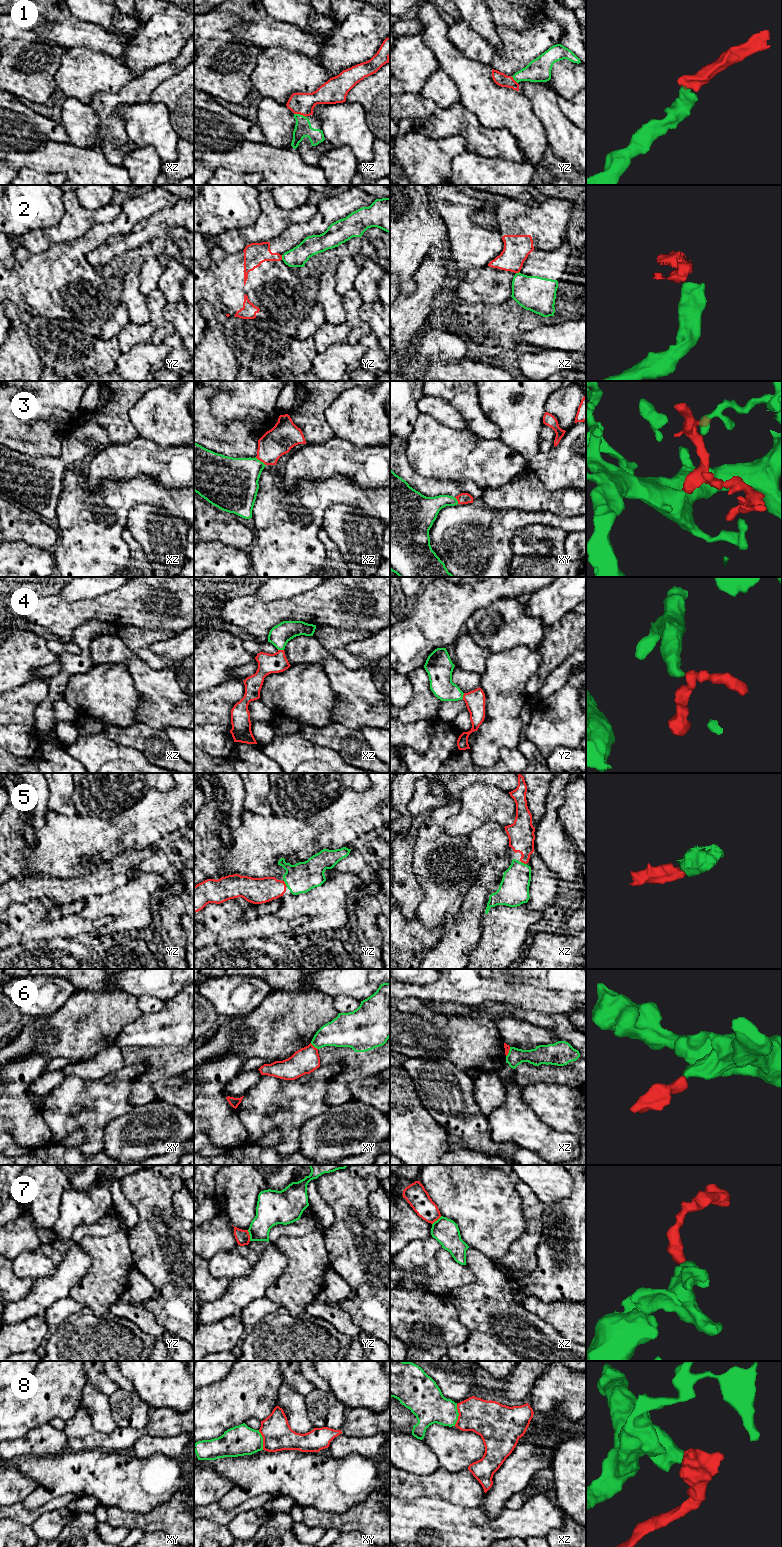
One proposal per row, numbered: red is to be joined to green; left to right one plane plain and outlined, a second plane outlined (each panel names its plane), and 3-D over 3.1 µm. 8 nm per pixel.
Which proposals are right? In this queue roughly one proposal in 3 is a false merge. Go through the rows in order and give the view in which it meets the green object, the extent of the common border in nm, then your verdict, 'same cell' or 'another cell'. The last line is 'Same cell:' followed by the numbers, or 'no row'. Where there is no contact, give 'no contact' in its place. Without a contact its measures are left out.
1: contact in xz; length 100 nm; same cell
2: contact in yz; length 40 nm; another cell
3: contact in xz; length 110 nm; same cell
4: contact in xz; length 50 nm; same cell
5: contact in xz; length 50 nm; same cell
6: contact in xy; length 80 nm; another cell
7: contact in yz; length 90 nm; another cell
8: contact in xz; length 180 nm; another cell
Same cell: 1, 3, 4, 5

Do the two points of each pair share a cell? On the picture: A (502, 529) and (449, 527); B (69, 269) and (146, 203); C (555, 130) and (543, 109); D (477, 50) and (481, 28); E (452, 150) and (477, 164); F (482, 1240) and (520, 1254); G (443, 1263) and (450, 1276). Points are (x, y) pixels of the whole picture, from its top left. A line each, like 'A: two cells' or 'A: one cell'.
A: one cell
B: one cell
C: one cell
D: two cells
E: two cells
F: two cells
G: one cell

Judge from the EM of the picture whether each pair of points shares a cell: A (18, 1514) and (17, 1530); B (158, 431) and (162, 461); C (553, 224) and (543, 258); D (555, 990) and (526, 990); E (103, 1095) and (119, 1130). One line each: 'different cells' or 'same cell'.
A: different cells
B: different cells
C: different cells
D: same cell
E: different cells

